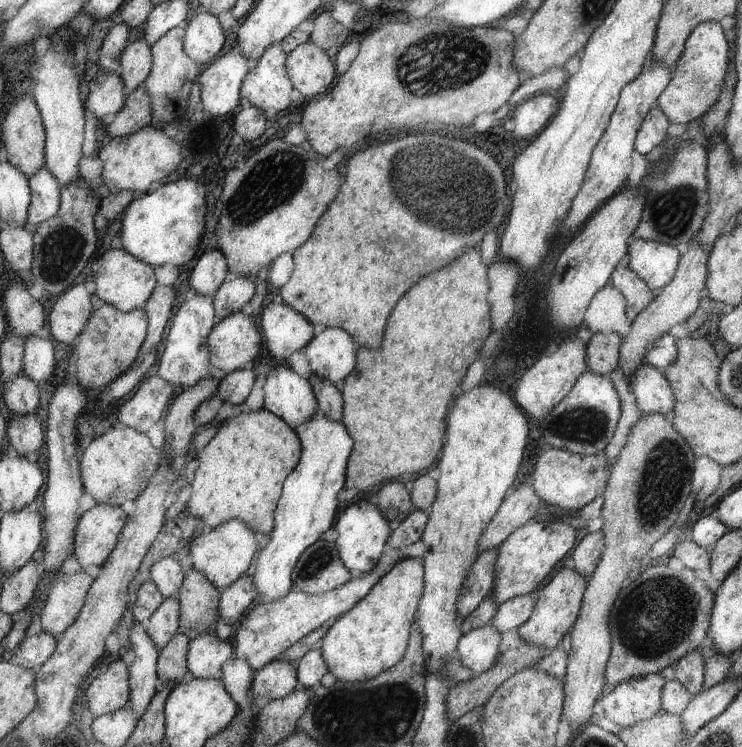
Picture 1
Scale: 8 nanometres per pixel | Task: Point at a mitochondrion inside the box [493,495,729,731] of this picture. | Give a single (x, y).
(658, 615)

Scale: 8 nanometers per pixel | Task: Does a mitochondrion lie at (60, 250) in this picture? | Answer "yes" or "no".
yes

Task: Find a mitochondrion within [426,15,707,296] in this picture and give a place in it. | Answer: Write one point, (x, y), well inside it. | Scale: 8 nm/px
(672, 210)

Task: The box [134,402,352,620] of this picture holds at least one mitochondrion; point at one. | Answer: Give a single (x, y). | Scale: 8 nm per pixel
(318, 561)

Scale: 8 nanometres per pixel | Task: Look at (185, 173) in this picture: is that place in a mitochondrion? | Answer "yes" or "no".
no

